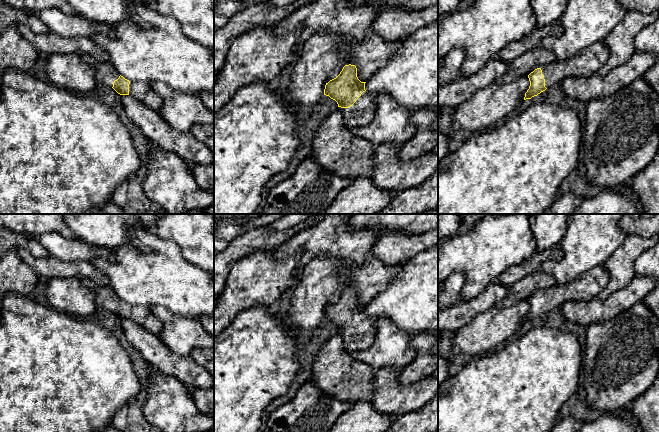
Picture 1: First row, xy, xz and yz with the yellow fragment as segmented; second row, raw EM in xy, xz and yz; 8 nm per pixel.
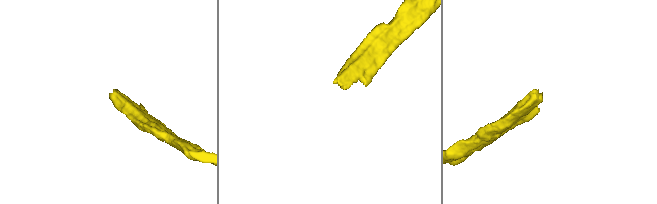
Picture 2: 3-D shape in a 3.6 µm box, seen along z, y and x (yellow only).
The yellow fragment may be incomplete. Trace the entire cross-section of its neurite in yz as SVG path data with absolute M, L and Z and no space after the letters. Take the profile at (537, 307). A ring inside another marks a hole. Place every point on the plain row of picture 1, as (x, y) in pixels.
M601 265L567 284L555 283L551 287L535 293L528 299L530 310L525 317L524 324L537 320L548 311L562 307L568 301L587 301L597 297L608 281L609 273L605 266Z

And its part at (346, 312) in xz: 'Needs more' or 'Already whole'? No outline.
Needs more

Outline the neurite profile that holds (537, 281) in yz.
M541 270L534 271L510 286L510 295L498 303L497 306L501 308L511 307L554 284L554 277L550 274Z

